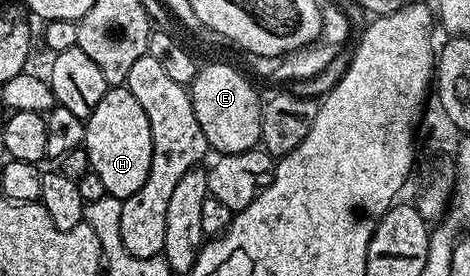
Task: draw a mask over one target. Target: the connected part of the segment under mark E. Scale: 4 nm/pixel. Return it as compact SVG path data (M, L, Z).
M211 62L196 74L189 93L197 124L201 124L208 147L216 155L254 150L260 145L263 102L241 71L223 62Z

